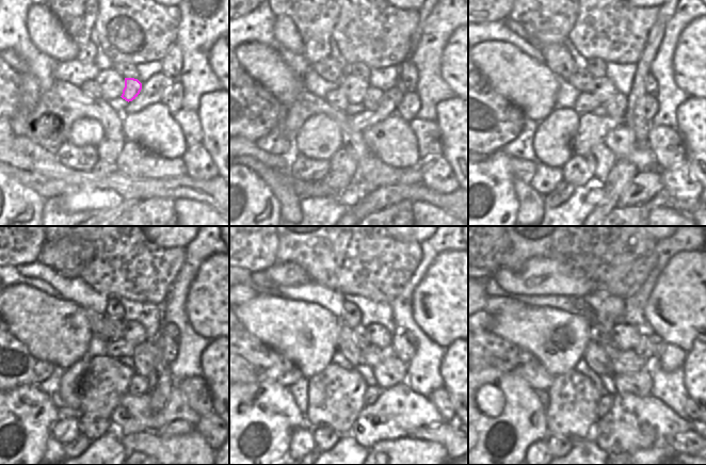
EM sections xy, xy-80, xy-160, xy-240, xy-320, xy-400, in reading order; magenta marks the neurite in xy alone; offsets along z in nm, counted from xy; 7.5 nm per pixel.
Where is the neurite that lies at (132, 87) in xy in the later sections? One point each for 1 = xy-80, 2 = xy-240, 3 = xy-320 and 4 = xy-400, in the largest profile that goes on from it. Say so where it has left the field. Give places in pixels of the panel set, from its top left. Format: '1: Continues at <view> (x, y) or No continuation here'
1: Continues at xy-80 (372, 97)
2: Continues at xy-240 (143, 353)
3: Continues at xy-320 (391, 371)
4: Continues at xy-400 (639, 384).

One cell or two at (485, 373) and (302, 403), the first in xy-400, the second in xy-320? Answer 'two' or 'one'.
two

